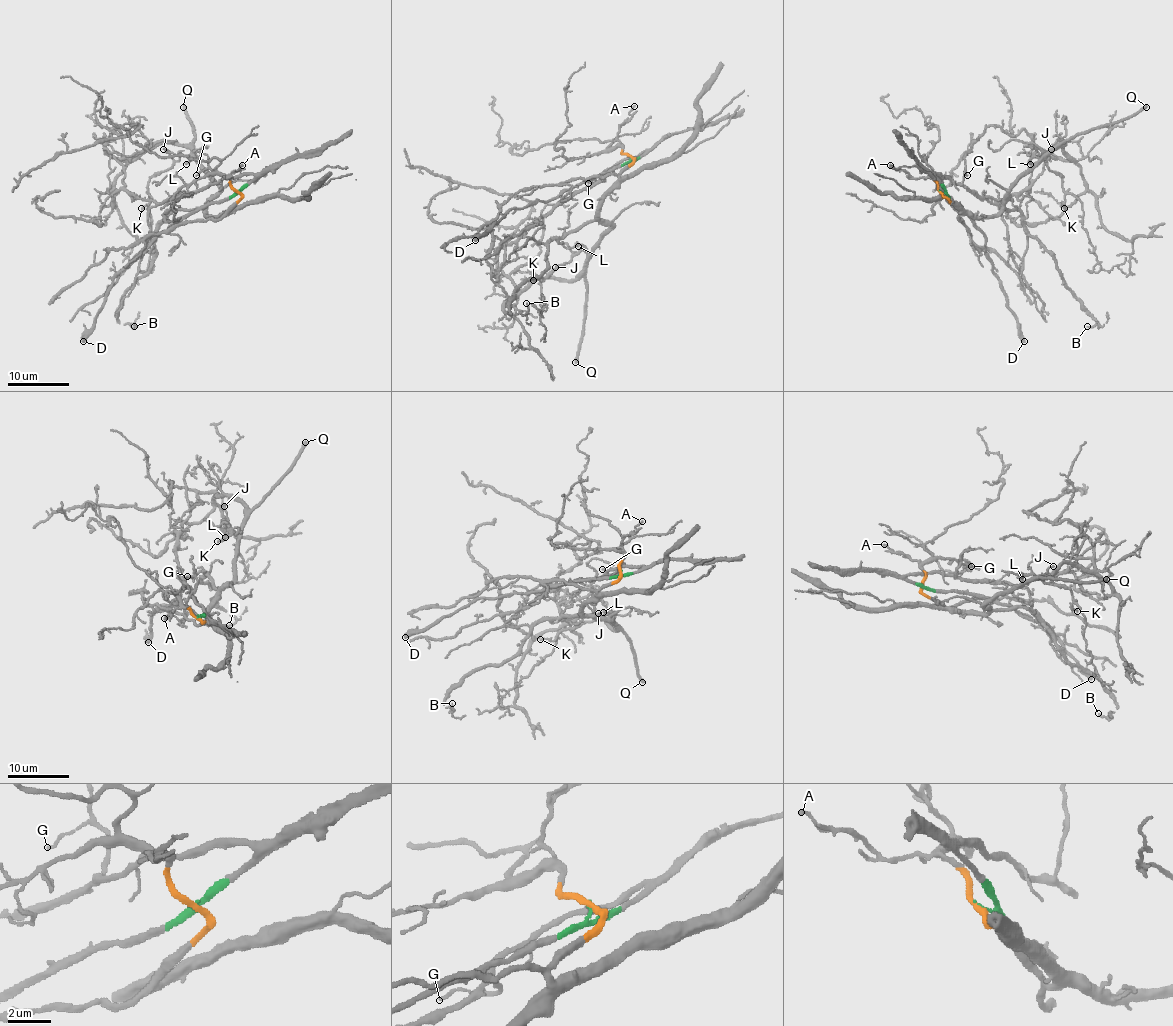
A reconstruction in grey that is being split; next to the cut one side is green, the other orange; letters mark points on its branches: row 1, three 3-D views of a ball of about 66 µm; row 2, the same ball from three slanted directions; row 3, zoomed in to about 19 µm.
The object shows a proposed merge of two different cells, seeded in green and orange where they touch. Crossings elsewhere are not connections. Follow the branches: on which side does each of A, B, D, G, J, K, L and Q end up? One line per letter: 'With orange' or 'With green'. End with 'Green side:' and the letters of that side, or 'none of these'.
A: With orange
B: With orange
D: With green
G: With green
J: With orange
K: With orange
L: With orange
Q: With orange
Green side: D, G

